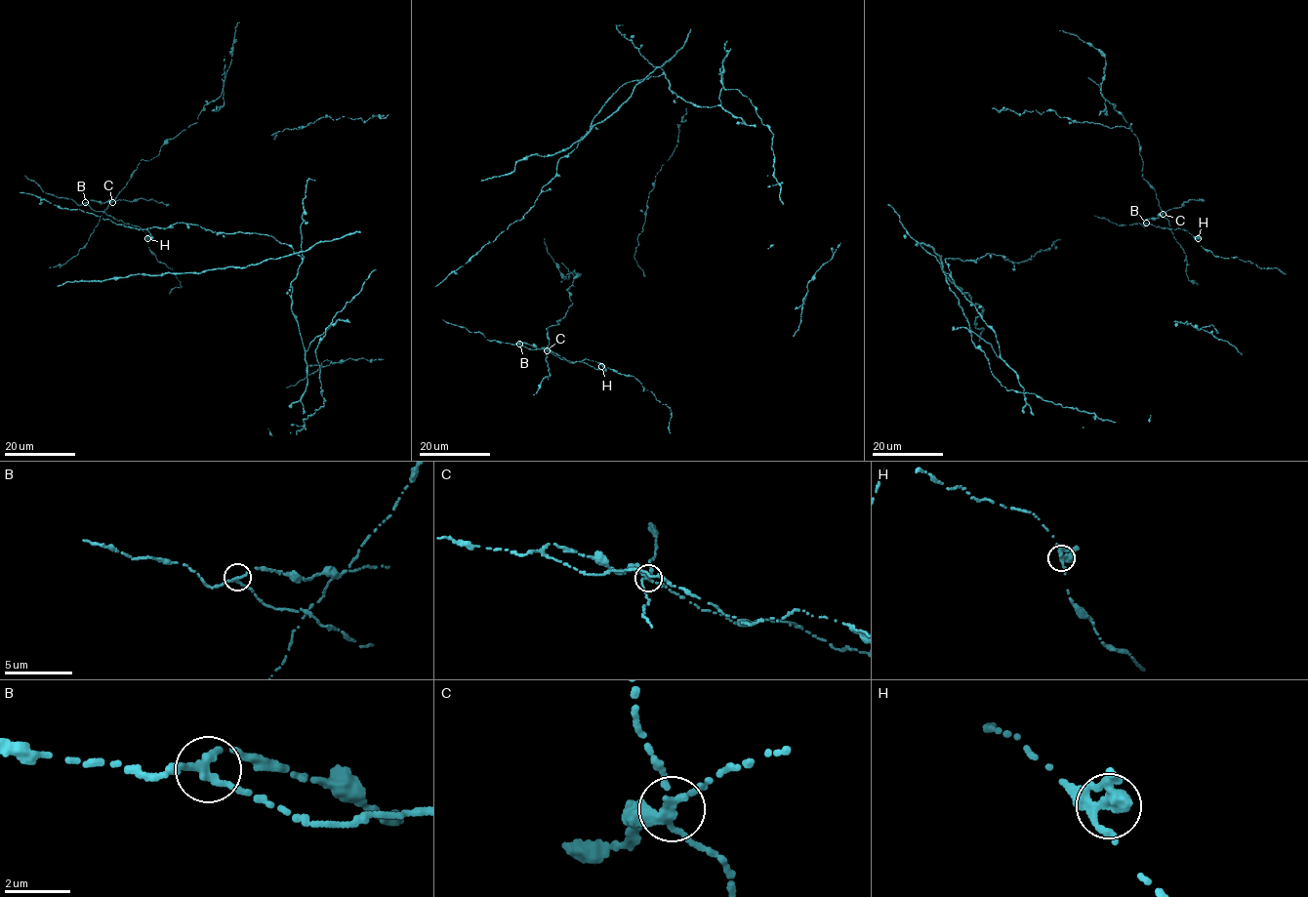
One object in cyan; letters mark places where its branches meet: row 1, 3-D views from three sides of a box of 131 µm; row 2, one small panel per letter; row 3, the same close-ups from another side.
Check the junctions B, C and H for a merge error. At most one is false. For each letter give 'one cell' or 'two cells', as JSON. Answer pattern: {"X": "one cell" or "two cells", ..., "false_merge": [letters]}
{"B": "one cell", "C": "two cells", "H": "one cell", "false_merge": ["C"]}

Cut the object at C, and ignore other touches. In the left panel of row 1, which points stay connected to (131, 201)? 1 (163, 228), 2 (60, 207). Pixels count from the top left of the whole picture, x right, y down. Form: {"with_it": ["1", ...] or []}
{"with_it": []}

